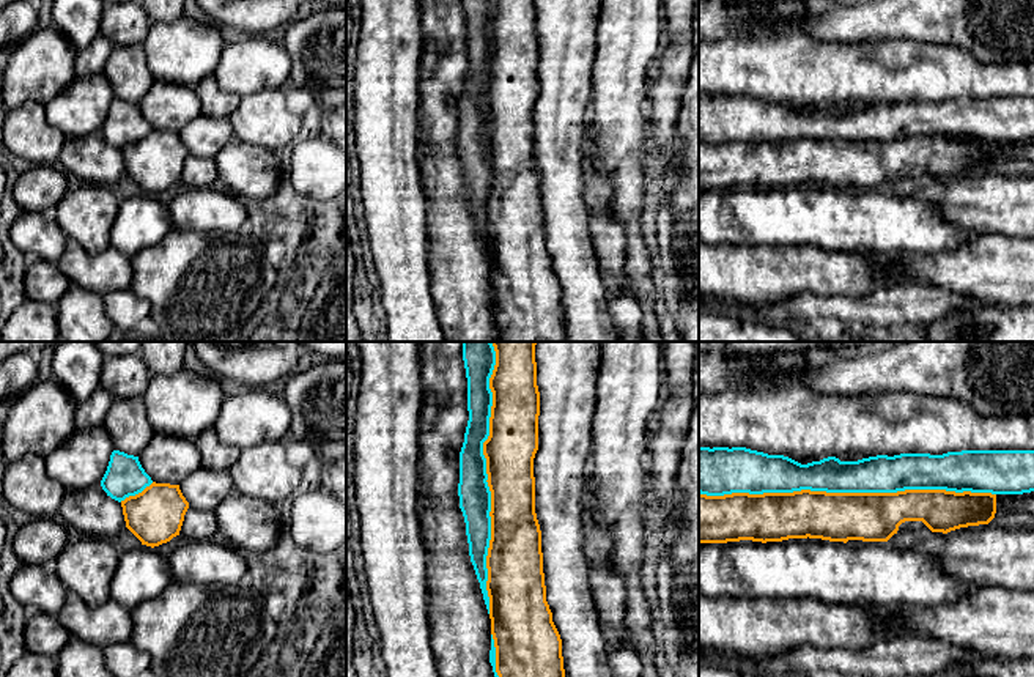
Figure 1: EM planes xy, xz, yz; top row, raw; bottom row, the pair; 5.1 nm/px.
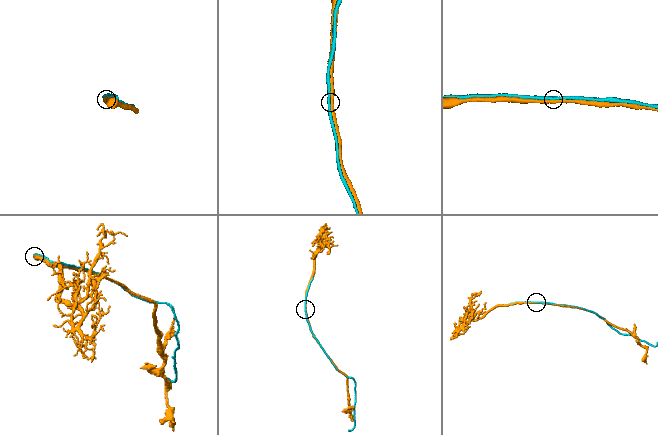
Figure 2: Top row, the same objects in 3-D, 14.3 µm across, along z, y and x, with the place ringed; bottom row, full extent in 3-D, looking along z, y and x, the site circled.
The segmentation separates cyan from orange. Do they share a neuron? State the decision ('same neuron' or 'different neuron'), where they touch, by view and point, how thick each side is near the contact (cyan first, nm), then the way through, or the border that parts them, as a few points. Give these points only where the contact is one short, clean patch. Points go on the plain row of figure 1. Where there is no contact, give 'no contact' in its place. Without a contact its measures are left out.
same neuron; contact yz (847, 139); calibres 190 and 260 nm

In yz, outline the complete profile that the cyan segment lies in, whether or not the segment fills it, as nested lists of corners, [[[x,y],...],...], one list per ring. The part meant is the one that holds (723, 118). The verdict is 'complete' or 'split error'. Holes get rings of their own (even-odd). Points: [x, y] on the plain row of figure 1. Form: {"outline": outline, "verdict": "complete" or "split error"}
{"outline": [[[699,93],[699,191],[740,187],[782,189],[822,186],[829,189],[888,189],[905,168],[922,168],[932,179],[988,172],[996,161],[998,142],[1034,139],[1034,98],[962,98],[943,102],[877,102],[858,109],[828,104],[801,112],[784,102],[768,102],[746,94]]], "verdict": "split error"}

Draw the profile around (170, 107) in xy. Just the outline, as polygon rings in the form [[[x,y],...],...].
[[[154,80],[138,102],[145,120],[156,131],[181,132],[201,115],[201,104],[195,88]]]

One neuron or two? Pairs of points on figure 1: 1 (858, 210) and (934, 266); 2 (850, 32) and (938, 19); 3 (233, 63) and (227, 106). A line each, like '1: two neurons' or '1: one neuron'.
1: two neurons
2: one neuron
3: two neurons

